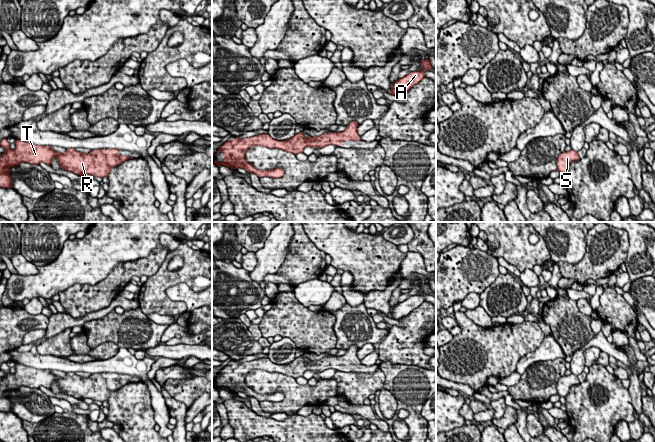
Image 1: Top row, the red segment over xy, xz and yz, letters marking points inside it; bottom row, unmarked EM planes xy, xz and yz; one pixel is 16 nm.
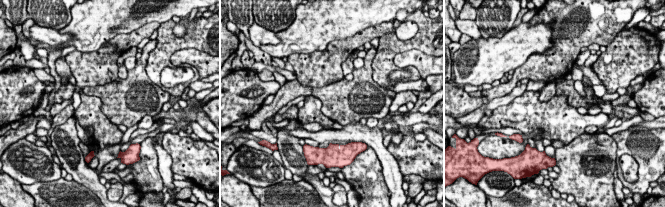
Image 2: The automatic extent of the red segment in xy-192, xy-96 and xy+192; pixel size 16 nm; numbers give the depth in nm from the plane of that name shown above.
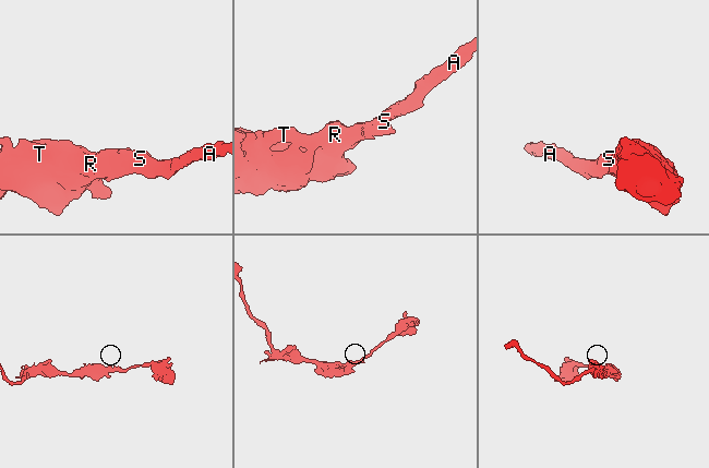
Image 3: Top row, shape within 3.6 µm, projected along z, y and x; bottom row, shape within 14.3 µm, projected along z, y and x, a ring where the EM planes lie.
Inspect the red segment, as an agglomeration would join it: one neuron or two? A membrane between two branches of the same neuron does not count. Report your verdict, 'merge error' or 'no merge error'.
no merge error

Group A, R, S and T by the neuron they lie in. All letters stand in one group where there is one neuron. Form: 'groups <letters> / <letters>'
groups A R S T

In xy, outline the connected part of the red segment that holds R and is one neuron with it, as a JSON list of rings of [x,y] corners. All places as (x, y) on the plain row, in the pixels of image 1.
[[[5,362],[1,364],[0,370],[6,374],[0,382],[0,411],[3,412],[12,411],[9,392],[21,386],[32,389],[44,386],[51,389],[52,383],[56,381],[64,394],[80,400],[90,398],[103,402],[109,399],[112,392],[133,383],[130,380],[119,379],[117,373],[95,373],[86,378],[74,372],[67,372],[65,377],[59,377],[50,370],[35,369],[19,363],[14,374],[10,373],[10,368]]]

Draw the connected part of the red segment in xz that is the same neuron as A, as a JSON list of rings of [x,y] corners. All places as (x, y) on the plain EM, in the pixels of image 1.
[[[429,283],[419,286],[422,295],[410,296],[403,302],[398,303],[390,314],[390,318],[401,320],[403,317],[408,316],[414,309],[418,308],[421,304],[425,303],[425,295],[431,294],[431,286]]]

